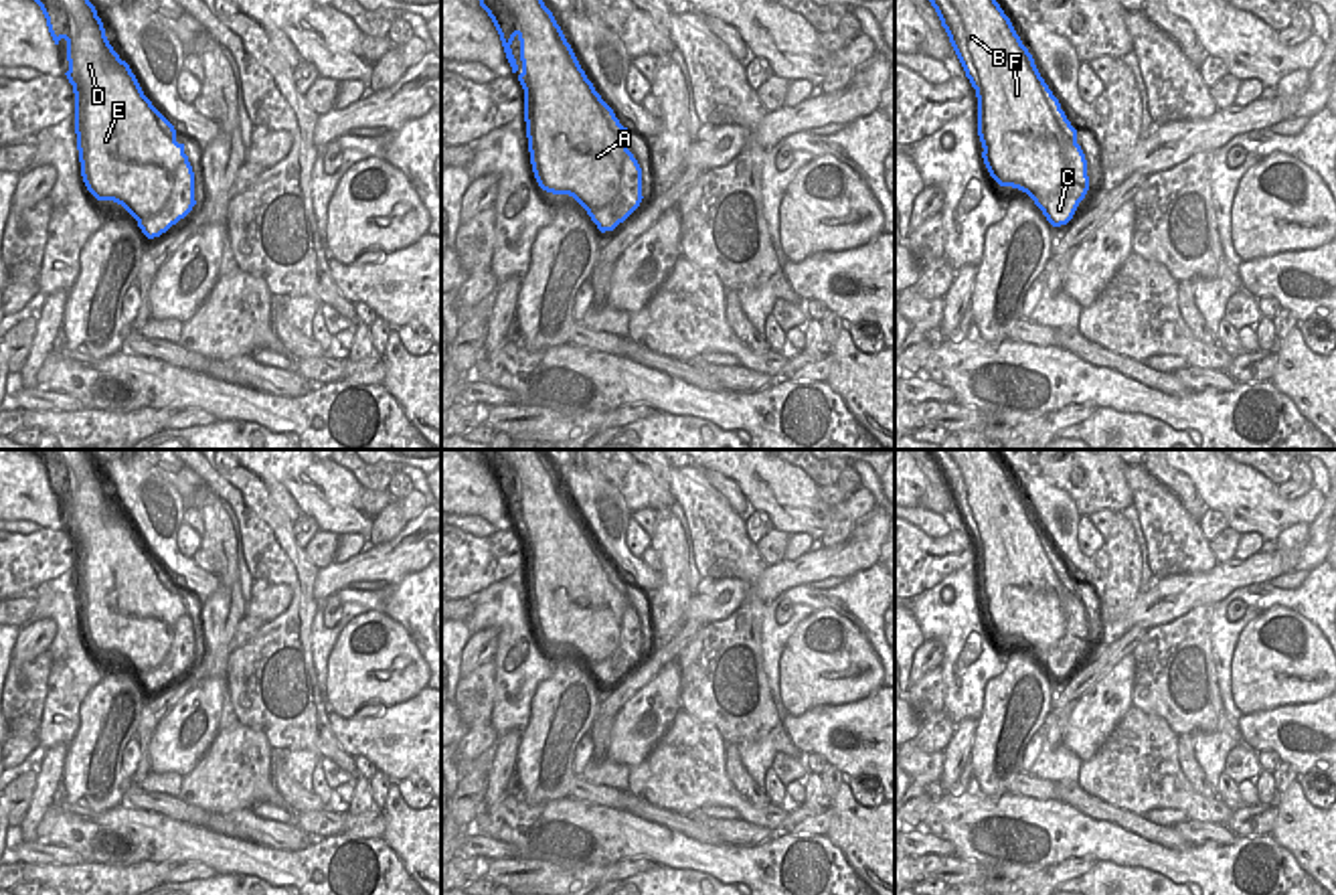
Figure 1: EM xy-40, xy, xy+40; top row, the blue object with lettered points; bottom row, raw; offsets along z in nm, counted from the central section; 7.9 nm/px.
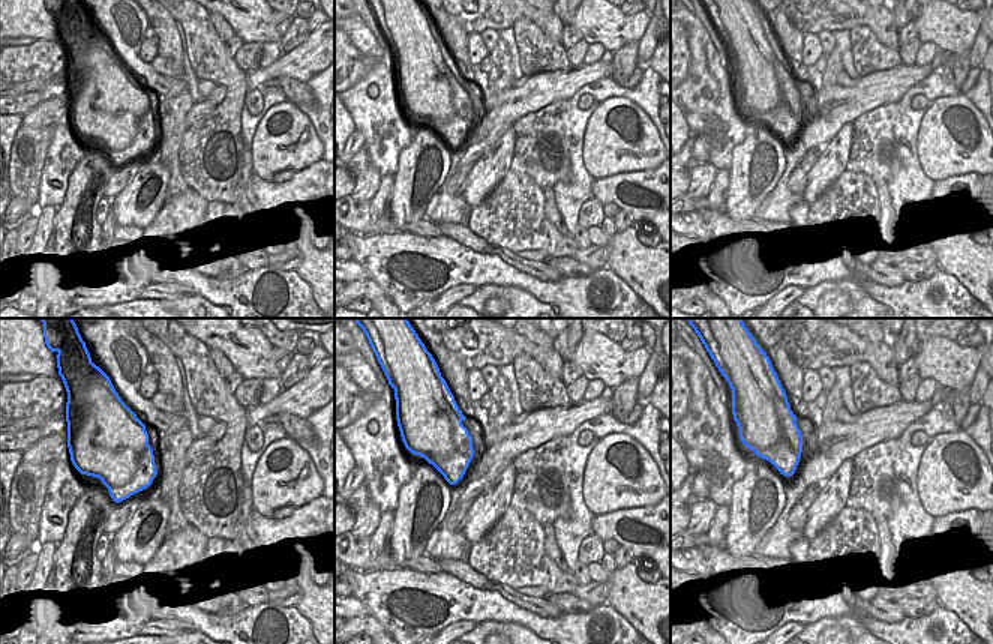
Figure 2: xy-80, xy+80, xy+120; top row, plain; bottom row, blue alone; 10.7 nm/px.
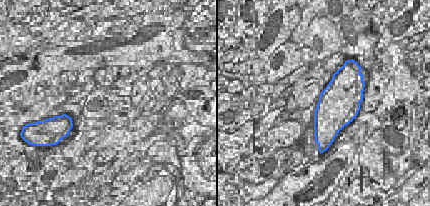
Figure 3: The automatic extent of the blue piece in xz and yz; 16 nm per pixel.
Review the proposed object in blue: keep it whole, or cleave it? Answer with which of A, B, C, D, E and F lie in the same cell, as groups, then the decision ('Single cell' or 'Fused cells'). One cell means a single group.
Groups: A B C D E F. Single cell.

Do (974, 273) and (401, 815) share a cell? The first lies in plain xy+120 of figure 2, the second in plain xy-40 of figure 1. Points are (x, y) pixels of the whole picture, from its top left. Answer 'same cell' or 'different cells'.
same cell

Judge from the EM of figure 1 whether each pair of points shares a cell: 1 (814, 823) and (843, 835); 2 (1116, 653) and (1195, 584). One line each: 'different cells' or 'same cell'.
1: different cells
2: different cells

